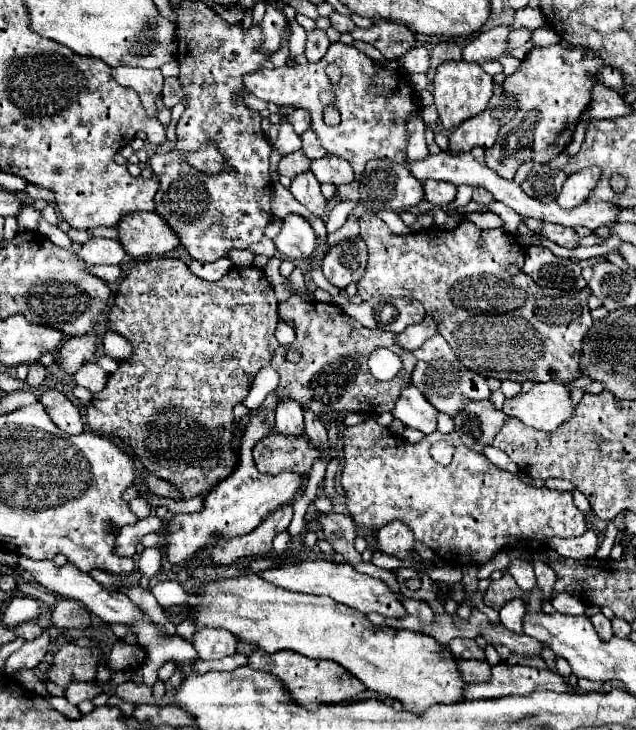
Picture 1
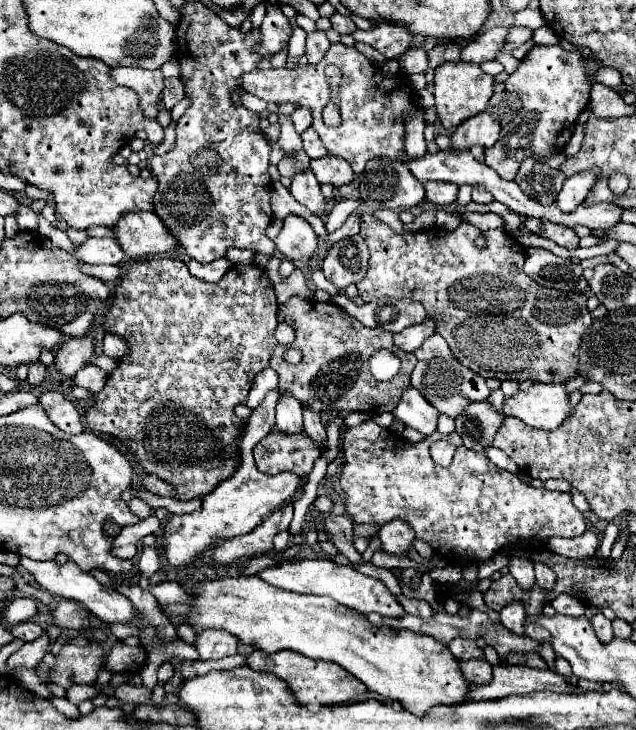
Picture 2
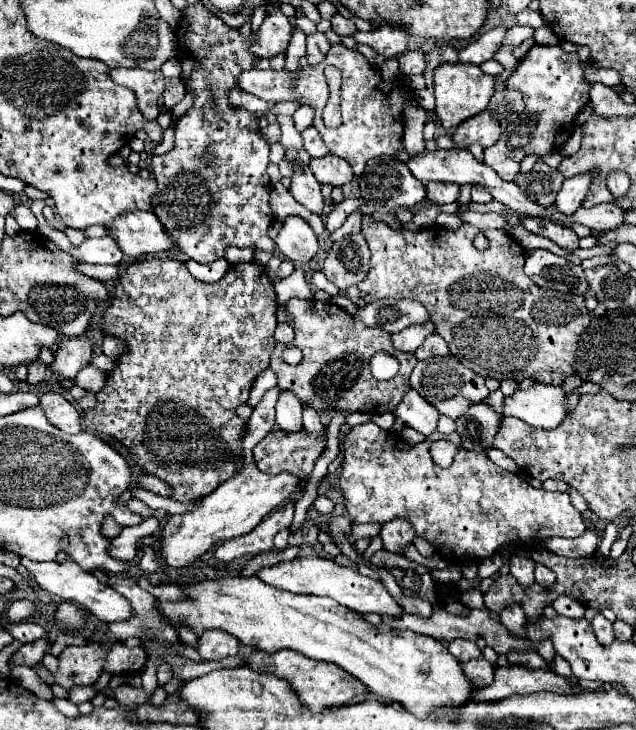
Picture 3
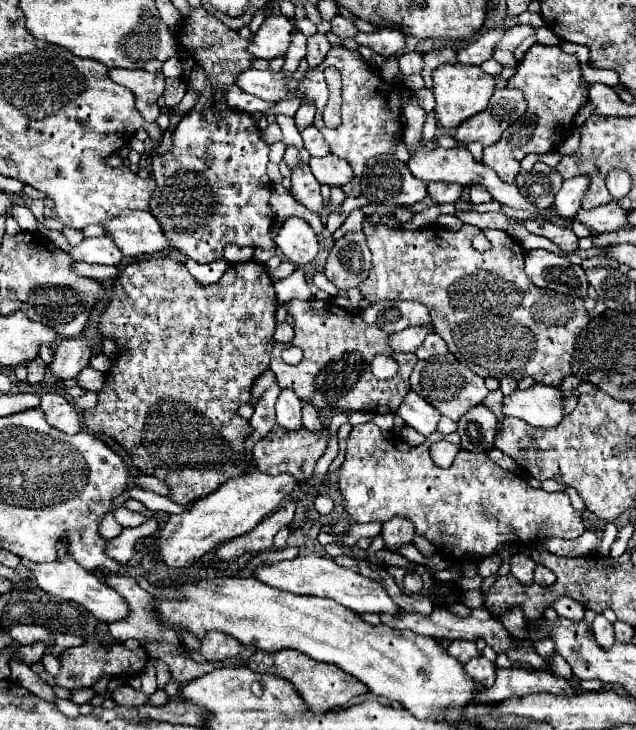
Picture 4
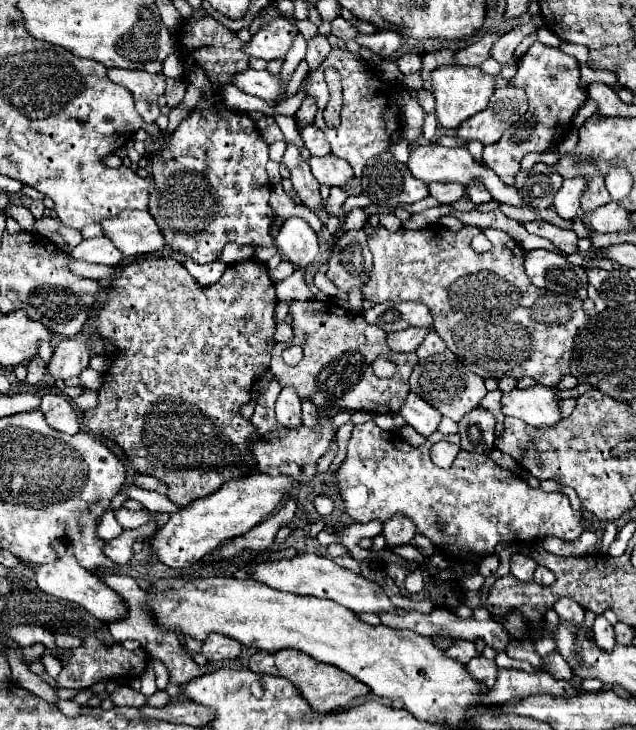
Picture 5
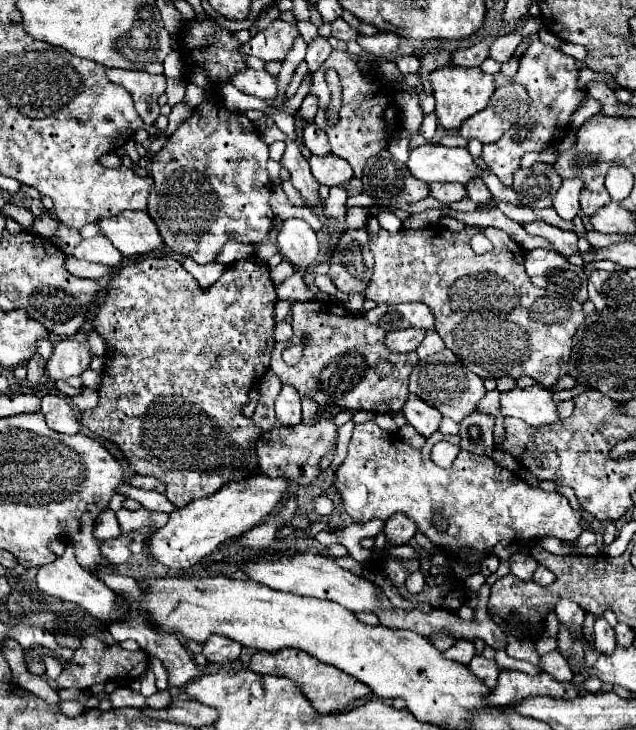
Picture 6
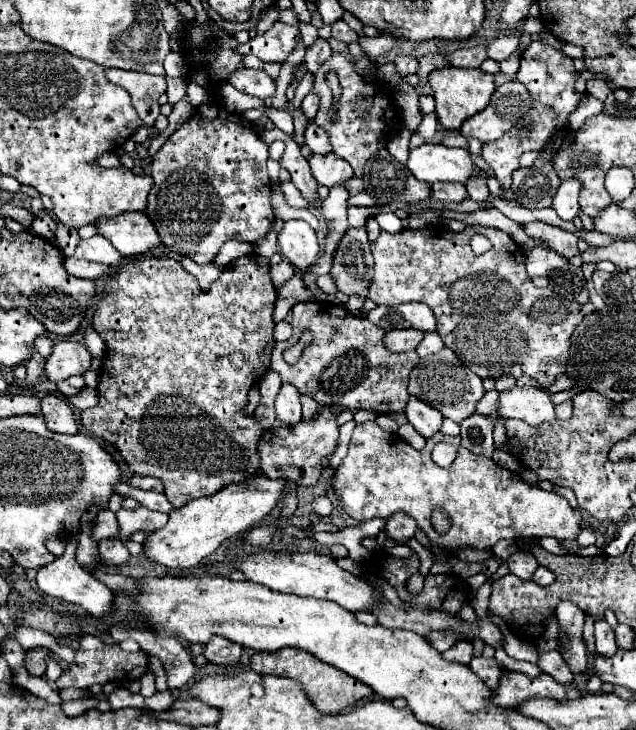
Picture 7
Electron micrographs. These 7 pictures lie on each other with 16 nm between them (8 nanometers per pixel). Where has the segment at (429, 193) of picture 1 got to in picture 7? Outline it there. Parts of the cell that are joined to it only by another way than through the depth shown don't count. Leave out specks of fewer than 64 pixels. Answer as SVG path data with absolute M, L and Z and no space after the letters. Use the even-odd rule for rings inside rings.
M432 184L432 198L440 202L462 202L468 198L464 184Z

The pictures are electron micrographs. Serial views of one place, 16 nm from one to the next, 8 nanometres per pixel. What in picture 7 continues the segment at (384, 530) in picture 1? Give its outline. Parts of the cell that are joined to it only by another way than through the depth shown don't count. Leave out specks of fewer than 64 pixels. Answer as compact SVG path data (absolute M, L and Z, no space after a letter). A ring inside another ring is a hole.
M404 512L392 514L388 518L388 522L386 522L386 534L388 534L388 538L396 540L398 544L410 540L414 536L414 530L416 530L416 520L412 520Z

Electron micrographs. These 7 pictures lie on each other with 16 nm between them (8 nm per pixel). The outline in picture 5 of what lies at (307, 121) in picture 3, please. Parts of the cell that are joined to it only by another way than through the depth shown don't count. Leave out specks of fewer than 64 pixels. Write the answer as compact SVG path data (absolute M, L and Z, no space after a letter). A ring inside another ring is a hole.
M304 98L298 114L296 114L296 120L300 122L300 126L308 126L314 122L314 116L316 116L316 102L312 98Z

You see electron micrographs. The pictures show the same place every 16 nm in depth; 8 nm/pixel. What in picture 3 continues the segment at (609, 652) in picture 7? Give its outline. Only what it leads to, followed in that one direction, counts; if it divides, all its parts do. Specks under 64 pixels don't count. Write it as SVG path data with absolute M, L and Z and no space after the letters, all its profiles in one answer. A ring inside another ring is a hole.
M596 614L594 622L592 622L592 628L594 628L596 640L598 640L602 646L610 646L610 644L614 642L614 630L612 630L612 624L610 624L602 614Z

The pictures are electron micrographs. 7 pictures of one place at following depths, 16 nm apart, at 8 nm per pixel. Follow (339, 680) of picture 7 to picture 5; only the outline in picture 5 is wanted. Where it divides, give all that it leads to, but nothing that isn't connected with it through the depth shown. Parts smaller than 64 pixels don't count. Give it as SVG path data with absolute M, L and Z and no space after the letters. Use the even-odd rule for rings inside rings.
M278 650L276 654L270 654L270 652L256 652L252 658L250 658L250 664L248 668L252 672L258 672L258 674L274 674L274 676L284 676L288 680L292 680L302 696L306 696L308 704L312 704L312 708L316 712L336 712L336 710L344 710L354 698L358 696L364 696L370 692L370 688L362 682L358 682L356 678L352 678L350 674L338 670L336 666L330 666L330 664L324 664L324 662L318 662L314 660L312 656L304 654L304 652L298 652L298 650Z

